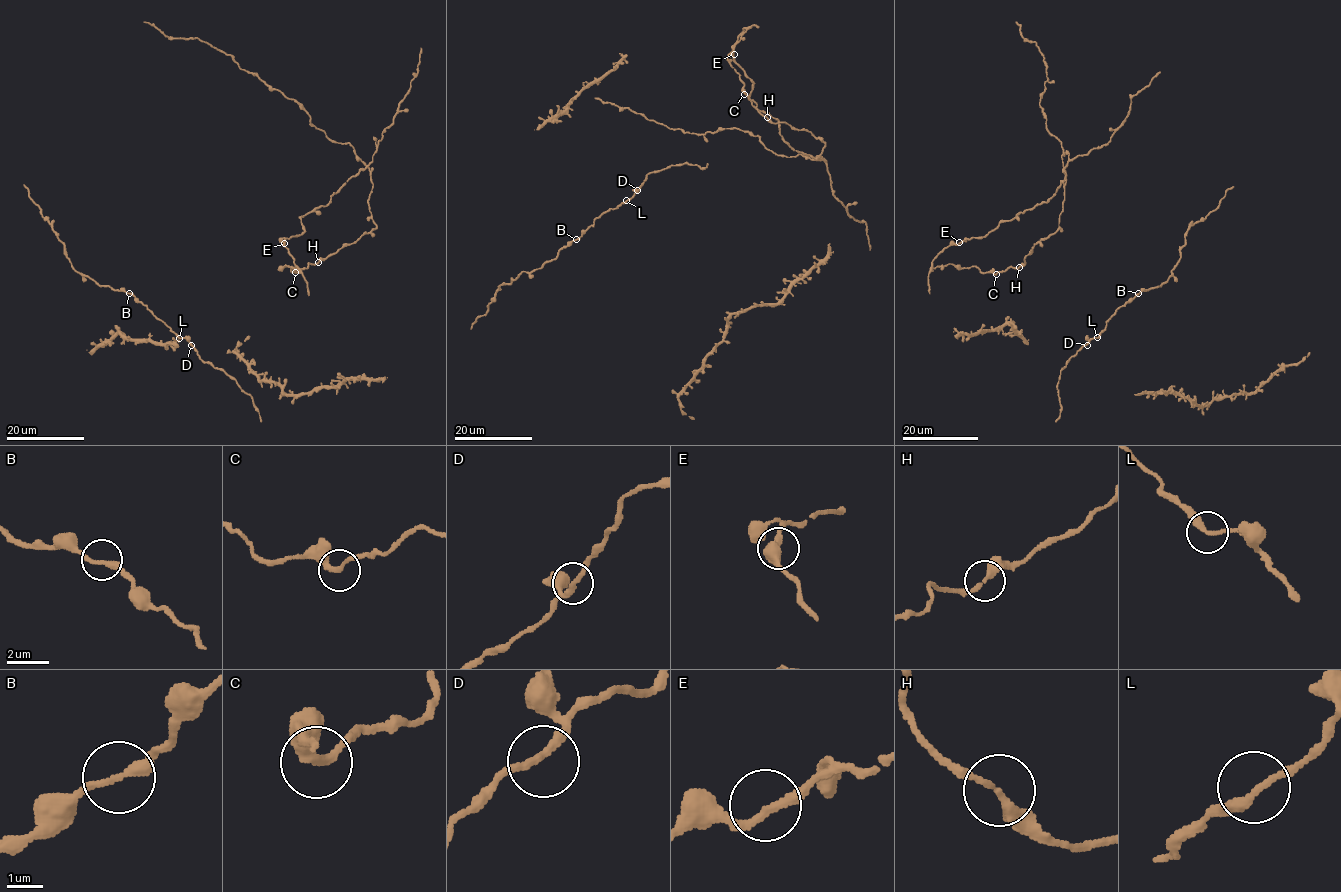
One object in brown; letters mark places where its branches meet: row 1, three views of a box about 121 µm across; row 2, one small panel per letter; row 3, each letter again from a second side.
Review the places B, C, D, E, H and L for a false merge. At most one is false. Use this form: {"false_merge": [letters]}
{"false_merge": []}

